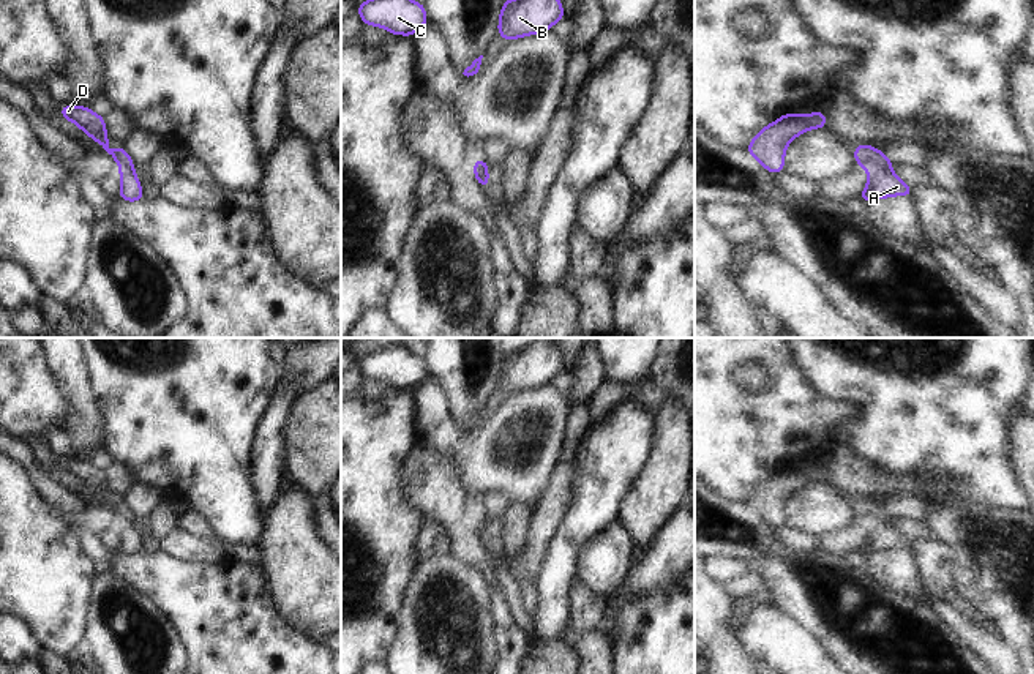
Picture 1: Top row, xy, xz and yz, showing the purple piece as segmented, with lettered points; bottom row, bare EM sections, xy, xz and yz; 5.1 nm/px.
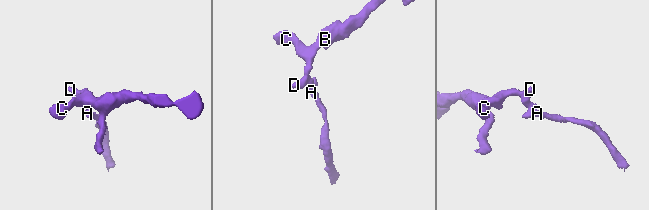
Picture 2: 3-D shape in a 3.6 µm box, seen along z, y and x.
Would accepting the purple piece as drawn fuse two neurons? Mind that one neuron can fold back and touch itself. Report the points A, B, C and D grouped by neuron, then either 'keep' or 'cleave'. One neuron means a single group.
A / B C D; cleave

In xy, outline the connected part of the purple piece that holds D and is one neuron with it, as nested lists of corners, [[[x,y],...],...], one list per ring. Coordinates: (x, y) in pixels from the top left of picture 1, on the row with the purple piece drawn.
[[[65,104],[58,114],[76,123],[84,133],[87,133],[95,142],[99,142],[101,147],[118,163],[120,170],[134,170],[134,163],[126,153],[125,147],[111,150],[107,147],[109,137],[106,134],[104,117],[95,114],[87,106],[71,106]]]

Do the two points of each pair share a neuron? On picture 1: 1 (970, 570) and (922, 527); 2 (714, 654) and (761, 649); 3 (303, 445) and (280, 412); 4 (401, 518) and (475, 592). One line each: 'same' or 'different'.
1: different
2: different
3: different
4: different

